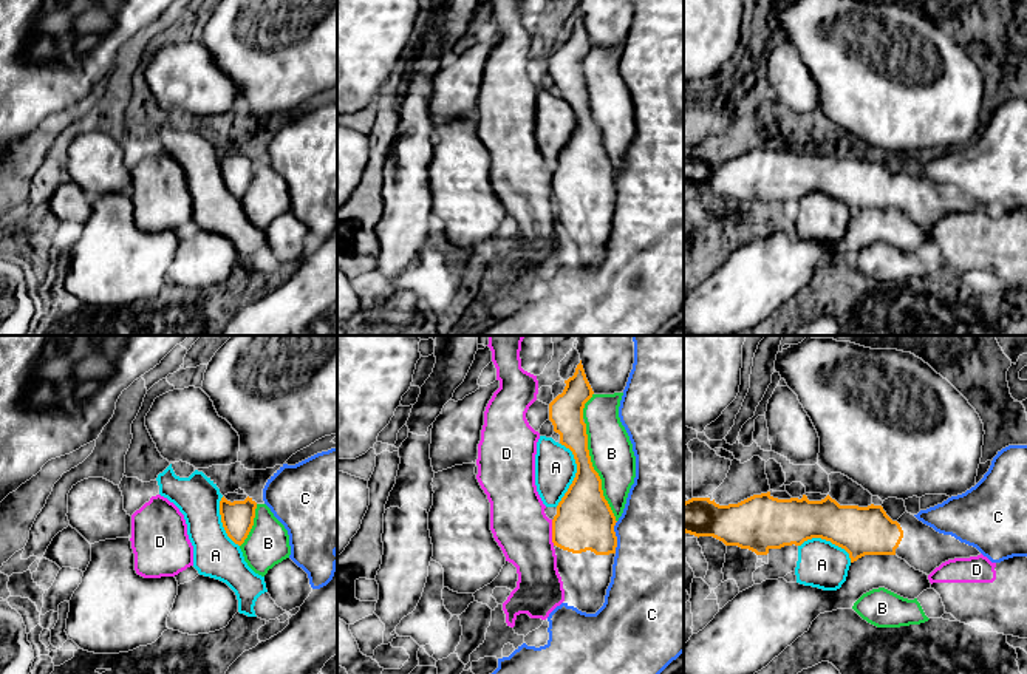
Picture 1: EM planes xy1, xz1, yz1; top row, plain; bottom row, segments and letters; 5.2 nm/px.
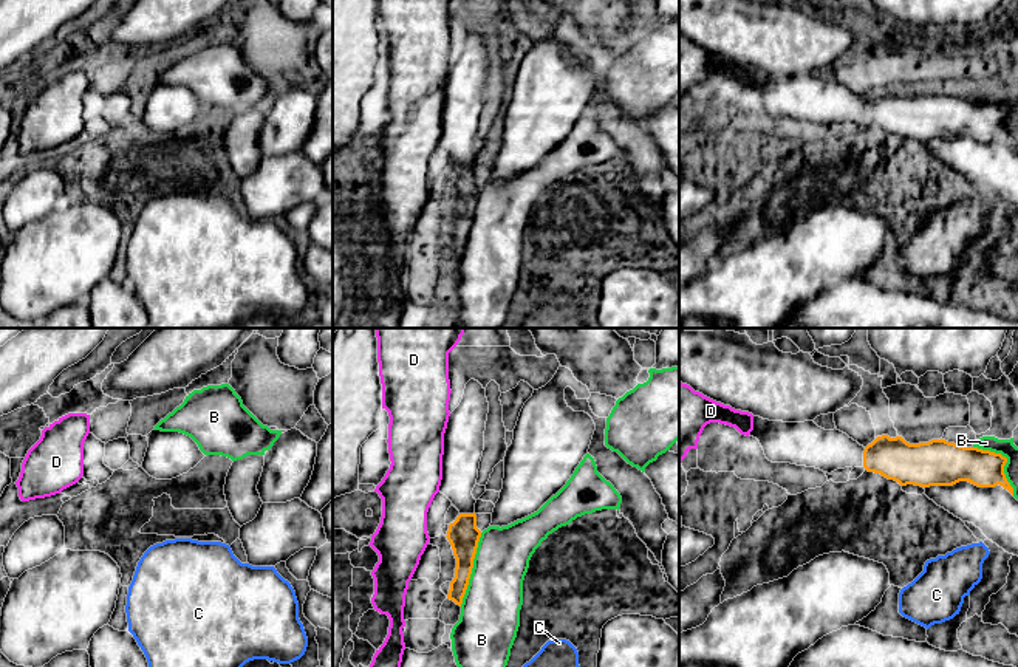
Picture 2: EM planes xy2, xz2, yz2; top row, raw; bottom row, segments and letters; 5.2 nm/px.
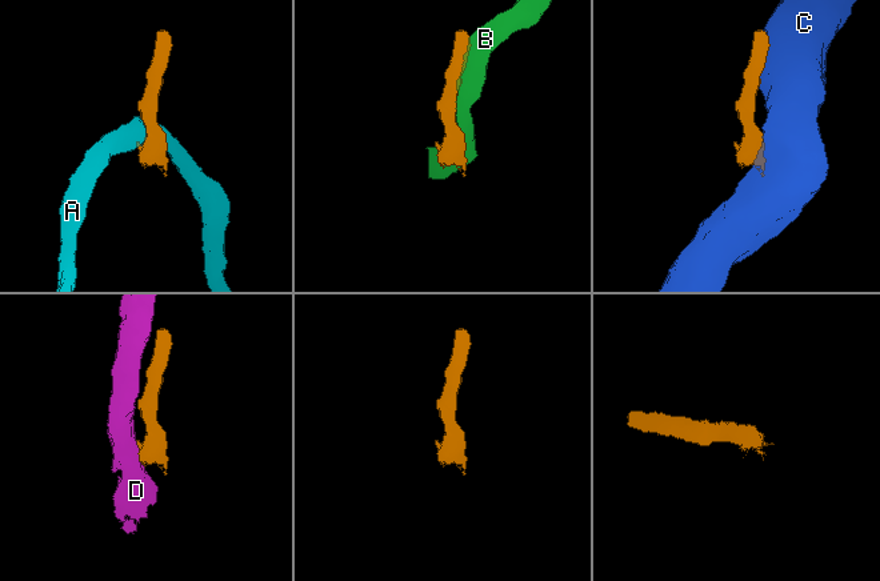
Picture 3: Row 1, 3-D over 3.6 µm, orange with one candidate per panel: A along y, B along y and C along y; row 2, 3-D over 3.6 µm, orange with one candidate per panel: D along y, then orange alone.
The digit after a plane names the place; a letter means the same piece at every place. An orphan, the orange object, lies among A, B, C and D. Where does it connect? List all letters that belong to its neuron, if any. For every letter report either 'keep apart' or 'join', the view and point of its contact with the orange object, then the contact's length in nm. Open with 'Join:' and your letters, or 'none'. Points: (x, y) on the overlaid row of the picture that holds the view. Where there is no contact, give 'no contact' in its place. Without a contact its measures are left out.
Join: none
A: keep apart; meets orange in xz1 at (576, 473); contact 340 nm long
B: keep apart; meets orange in xz1 at (596, 472); contact 550 nm long
C: keep apart; meets orange in xz1 at (616, 537); contact 170 nm long
D: keep apart; meets orange in xz1 at (552, 532); contact 140 nm long

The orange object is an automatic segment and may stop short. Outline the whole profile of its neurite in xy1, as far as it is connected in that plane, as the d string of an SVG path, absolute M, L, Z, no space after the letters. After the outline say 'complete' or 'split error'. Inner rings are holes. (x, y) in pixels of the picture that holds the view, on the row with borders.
M224 496L220 501L220 515L227 536L238 546L247 538L255 518L257 502L252 498L244 501L227 501Z; complete

